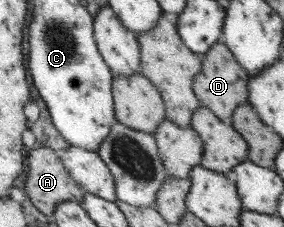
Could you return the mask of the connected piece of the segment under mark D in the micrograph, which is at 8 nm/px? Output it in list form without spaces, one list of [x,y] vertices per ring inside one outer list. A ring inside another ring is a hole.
[[[214,42],[206,54],[201,57],[201,66],[198,74],[192,80],[192,90],[200,106],[206,107],[216,118],[230,124],[234,108],[247,102],[248,76],[222,42]]]

